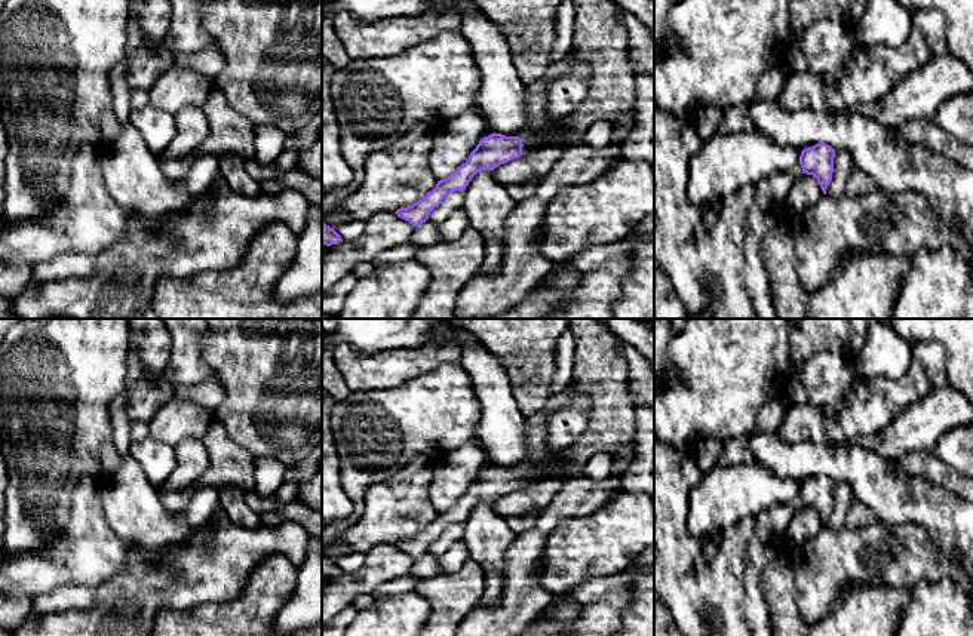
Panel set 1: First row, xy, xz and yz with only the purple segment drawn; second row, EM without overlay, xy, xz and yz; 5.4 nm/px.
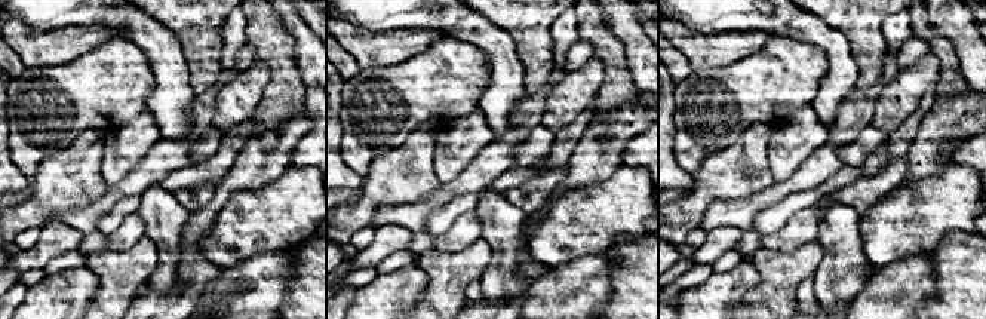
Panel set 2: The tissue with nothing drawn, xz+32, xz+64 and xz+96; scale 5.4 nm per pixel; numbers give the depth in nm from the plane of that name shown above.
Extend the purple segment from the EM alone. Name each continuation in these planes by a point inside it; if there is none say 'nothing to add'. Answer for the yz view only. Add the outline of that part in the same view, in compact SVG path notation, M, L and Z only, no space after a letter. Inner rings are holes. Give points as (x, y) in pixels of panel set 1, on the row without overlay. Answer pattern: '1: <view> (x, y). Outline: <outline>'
1: yz (769, 540). Outline: M798 495L789 503L771 506L755 517L755 532L748 544L743 581L745 614L752 636L774 636L759 587L761 572L768 562L786 550L786 528L801 506L802 500Z

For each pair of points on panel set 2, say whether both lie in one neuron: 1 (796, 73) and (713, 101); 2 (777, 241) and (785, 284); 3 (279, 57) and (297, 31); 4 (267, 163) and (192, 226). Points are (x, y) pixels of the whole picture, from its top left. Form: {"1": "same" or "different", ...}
{"1": "same", "2": "different", "3": "different", "4": "same"}

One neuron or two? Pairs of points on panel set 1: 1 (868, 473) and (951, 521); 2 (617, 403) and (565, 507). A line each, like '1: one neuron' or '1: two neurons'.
1: one neuron
2: two neurons

